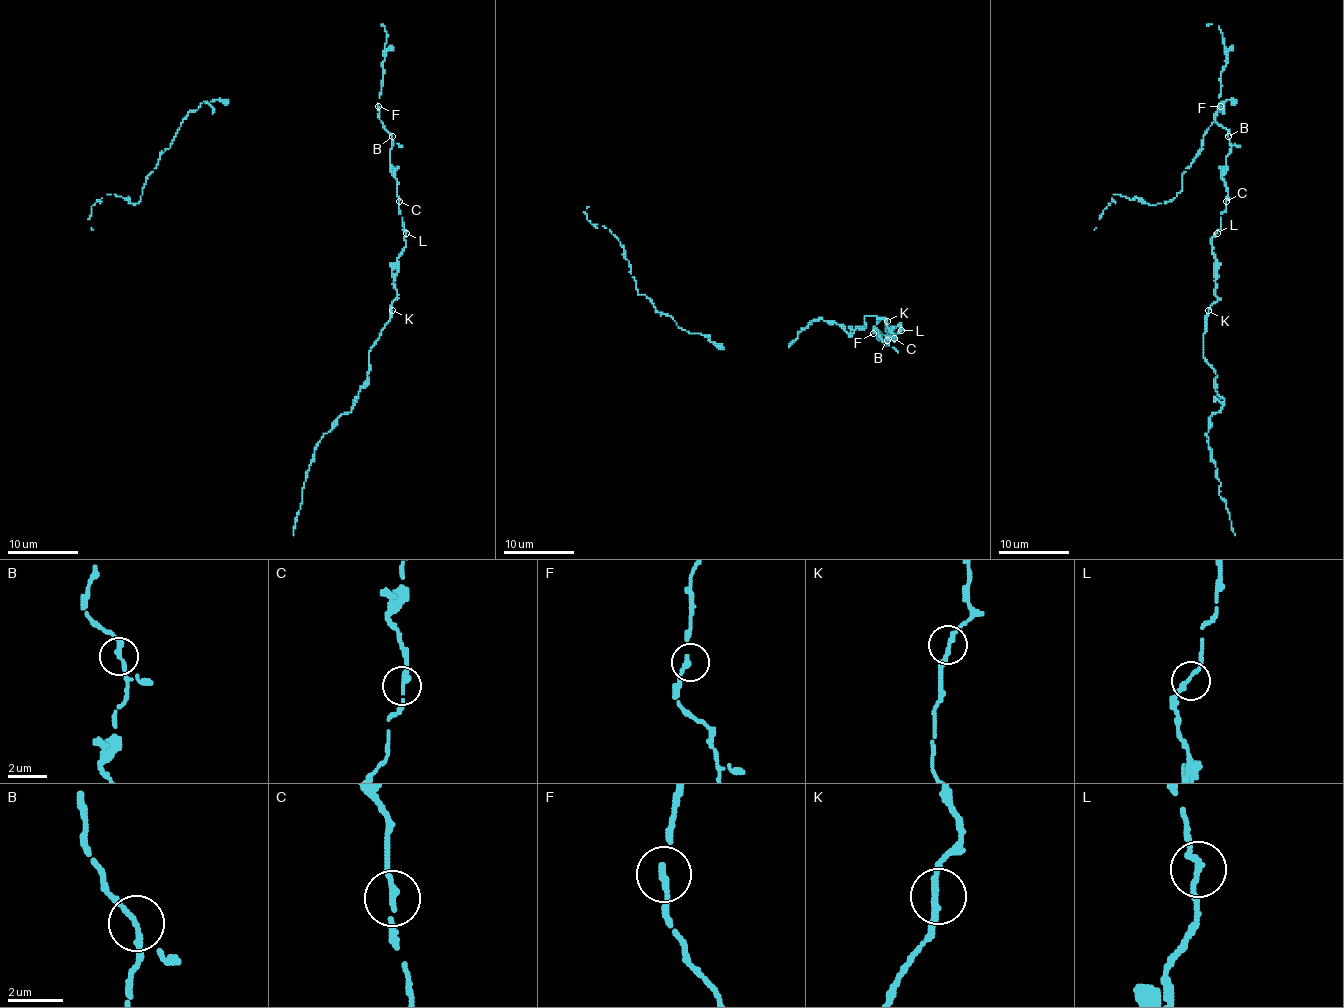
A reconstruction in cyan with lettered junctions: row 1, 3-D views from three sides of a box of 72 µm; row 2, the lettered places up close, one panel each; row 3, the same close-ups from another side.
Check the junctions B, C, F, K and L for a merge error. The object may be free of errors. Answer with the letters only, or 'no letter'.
no letter

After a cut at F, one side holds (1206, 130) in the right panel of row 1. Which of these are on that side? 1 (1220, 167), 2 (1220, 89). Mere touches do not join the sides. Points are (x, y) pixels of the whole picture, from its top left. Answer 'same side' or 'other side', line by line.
1: other side
2: other side

